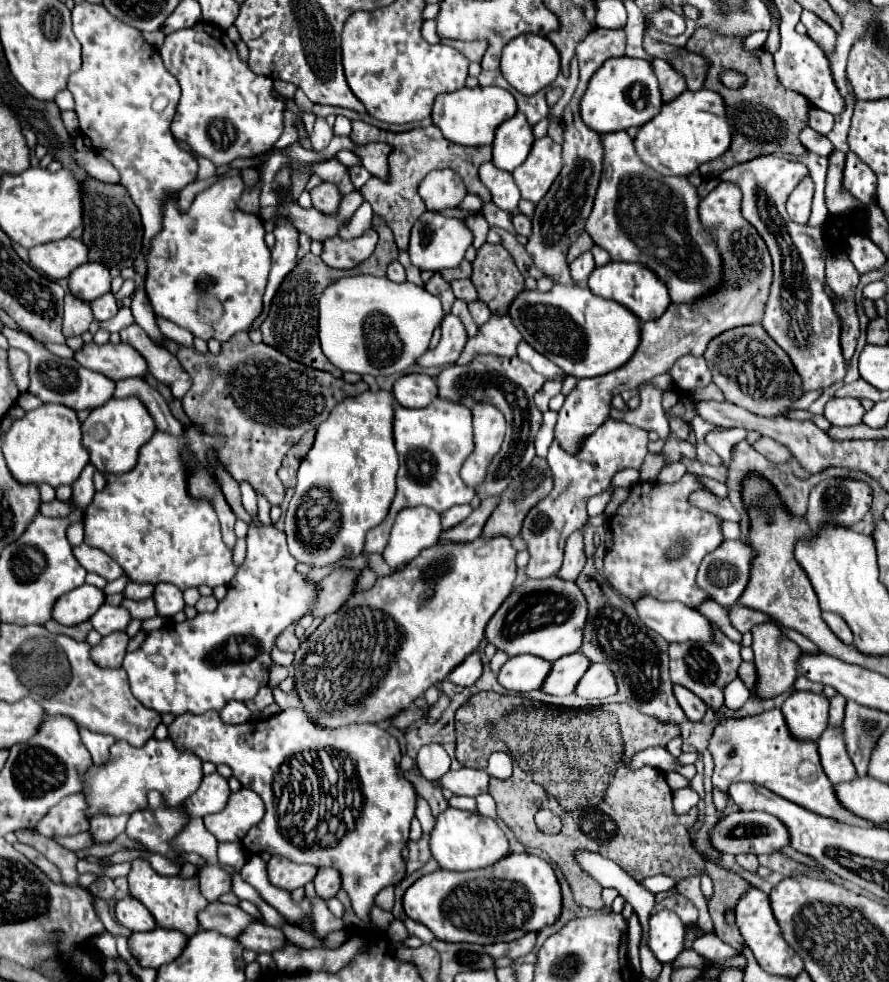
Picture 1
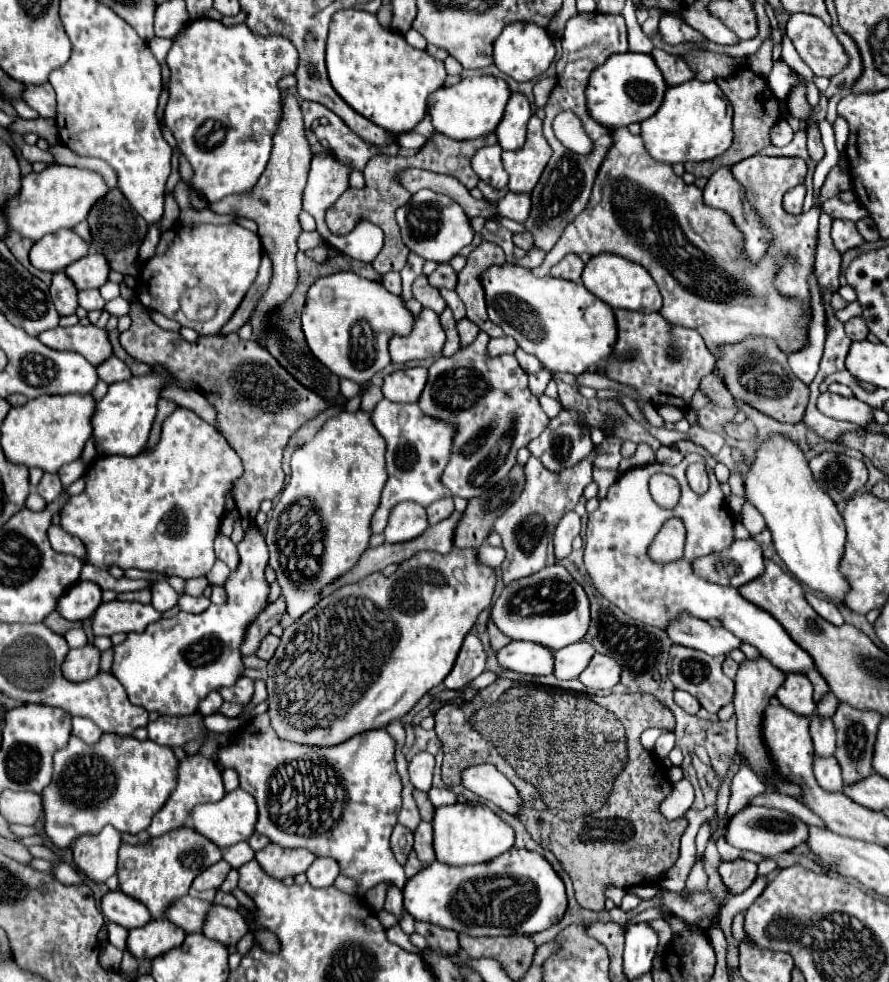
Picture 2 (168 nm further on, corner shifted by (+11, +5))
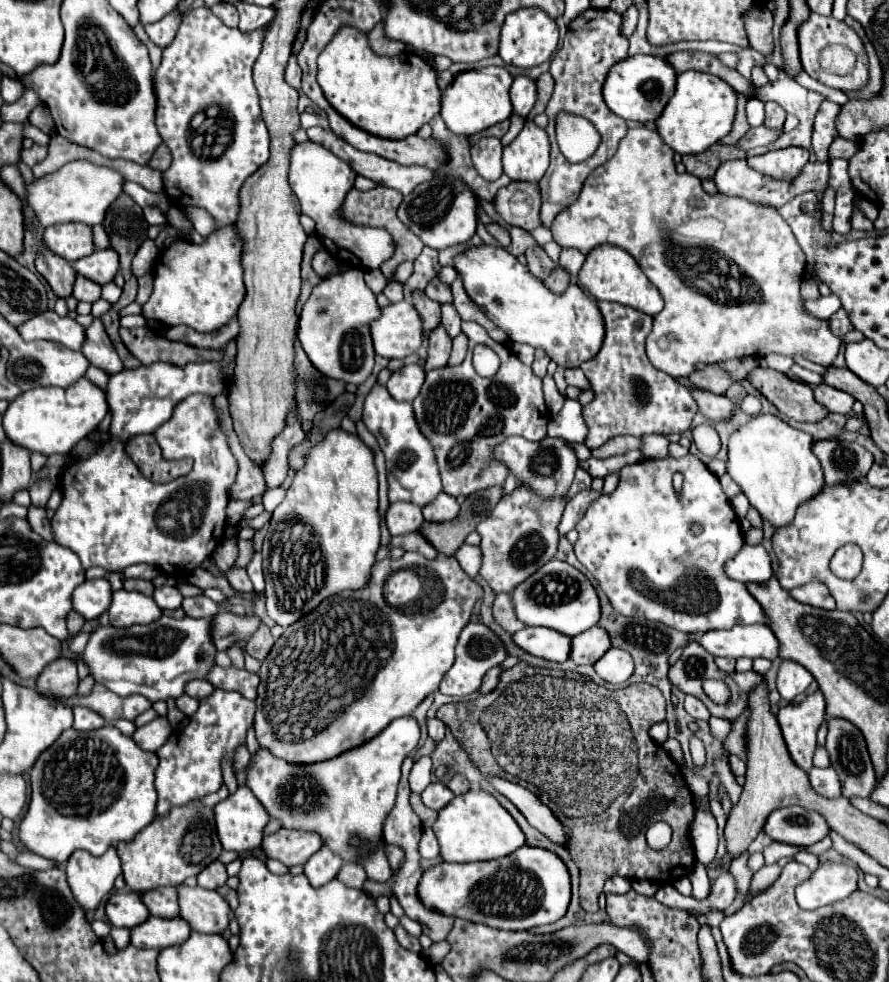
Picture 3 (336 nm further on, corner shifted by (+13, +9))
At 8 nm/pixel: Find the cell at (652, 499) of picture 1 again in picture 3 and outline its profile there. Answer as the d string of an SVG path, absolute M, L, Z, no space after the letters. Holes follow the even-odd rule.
M686 455L682 459L674 459L674 457L664 457L664 459L644 459L644 461L638 461L634 465L626 465L622 471L620 471L620 481L618 481L618 487L614 489L614 493L610 495L600 495L598 501L592 501L588 511L584 513L584 517L578 521L576 525L576 531L578 531L578 541L574 545L574 551L576 551L576 557L578 561L594 575L594 579L598 581L598 585L602 587L602 591L606 593L606 597L610 599L612 607L626 615L626 617L646 617L650 621L658 621L658 623L664 623L672 629L678 629L682 633L704 633L704 631L710 631L710 629L730 629L734 625L768 625L768 617L766 613L762 611L760 603L748 593L746 585L744 583L738 583L738 581L732 581L724 575L722 567L724 563L734 557L740 547L744 545L744 537L742 537L742 531L740 531L740 523L738 523L738 517L728 501L728 497L724 495L722 487L720 487L720 481L714 473L708 471L708 467L704 465L704 461L698 457L698 455ZM676 471L682 471L684 475L684 487L682 487L682 495L678 497L674 493L674 487L672 487L672 475ZM692 523L700 523L704 529L702 529L702 535L694 537L690 533L690 525Z

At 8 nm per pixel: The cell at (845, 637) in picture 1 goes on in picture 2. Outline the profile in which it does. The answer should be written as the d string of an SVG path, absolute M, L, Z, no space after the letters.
M806 593L806 601L808 601L808 603L812 605L812 609L814 609L820 617L824 617L826 621L830 621L830 623L834 623L834 625L842 625L842 623L844 623L844 617L842 617L840 609L838 609L834 603L830 603L830 601L826 601L826 599L820 599L820 597L812 595L812 593Z

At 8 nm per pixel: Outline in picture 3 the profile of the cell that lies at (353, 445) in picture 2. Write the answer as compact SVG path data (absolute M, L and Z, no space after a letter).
M338 427L326 433L318 445L312 445L304 457L304 467L296 471L284 501L272 513L262 547L266 609L268 615L282 627L292 625L302 615L318 607L322 599L340 593L342 589L366 587L370 569L376 563L376 551L380 547L378 471L374 463L374 451L364 445L358 435Z

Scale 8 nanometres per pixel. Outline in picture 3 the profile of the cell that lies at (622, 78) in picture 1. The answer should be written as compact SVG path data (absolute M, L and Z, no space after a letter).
M634 55L612 65L610 73L606 75L606 85L602 87L602 95L608 109L614 115L626 121L630 119L646 123L654 121L662 113L662 109L666 107L666 103L674 93L674 87L676 87L676 71L666 59L654 55Z

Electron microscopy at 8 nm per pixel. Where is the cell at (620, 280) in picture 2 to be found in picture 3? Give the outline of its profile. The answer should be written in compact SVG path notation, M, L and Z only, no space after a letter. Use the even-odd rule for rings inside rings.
M598 245L596 249L592 249L586 255L586 261L578 273L578 283L584 289L588 289L588 293L598 301L616 301L648 315L656 315L658 311L662 311L660 291L648 281L648 277L642 273L634 257L630 257L630 253L626 253L620 247ZM604 295L612 295L612 299L604 299Z

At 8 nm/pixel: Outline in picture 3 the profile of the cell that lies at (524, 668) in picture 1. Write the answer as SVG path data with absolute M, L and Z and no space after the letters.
M524 627L512 639L522 651L546 661L564 663L570 653L570 637L546 627Z

